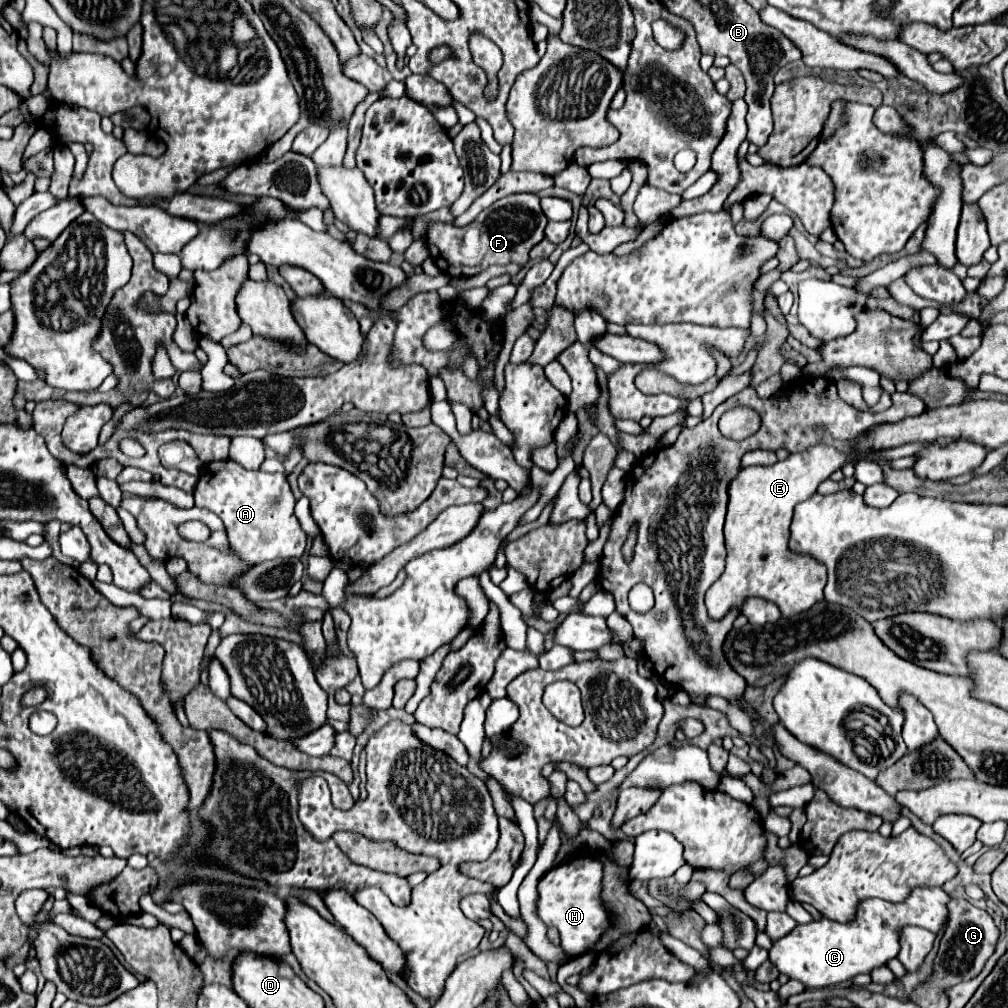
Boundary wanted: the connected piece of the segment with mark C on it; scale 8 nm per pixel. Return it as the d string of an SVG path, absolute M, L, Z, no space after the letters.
M918 886L900 904L866 898L856 908L856 920L832 922L822 918L818 922L796 926L788 936L784 936L784 940L774 942L770 958L780 974L802 982L806 988L832 988L858 974L870 974L896 958L904 926L920 926L938 934L950 916L946 906L948 900L948 894L940 886Z

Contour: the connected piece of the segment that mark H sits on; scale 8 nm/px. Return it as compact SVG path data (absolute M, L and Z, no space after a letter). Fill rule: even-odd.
M586 846L578 848L562 864L548 870L538 882L536 916L548 926L560 932L560 946L570 956L582 956L596 946L602 934L612 926L610 910L602 900L602 870L604 862L600 856Z

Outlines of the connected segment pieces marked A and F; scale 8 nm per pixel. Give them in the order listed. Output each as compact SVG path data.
M232 460L212 462L202 466L194 498L196 506L212 510L224 522L232 548L250 566L274 558L300 558L306 548L306 534L294 516L296 500L282 474L252 472Z
M520 192L500 198L492 206L484 208L478 218L464 228L456 228L452 224L432 224L426 234L426 246L442 274L448 274L450 278L466 278L480 274L492 264L506 266L514 262L518 266L526 266L528 252L544 238L546 224L548 218L540 208L540 198L536 194Z

